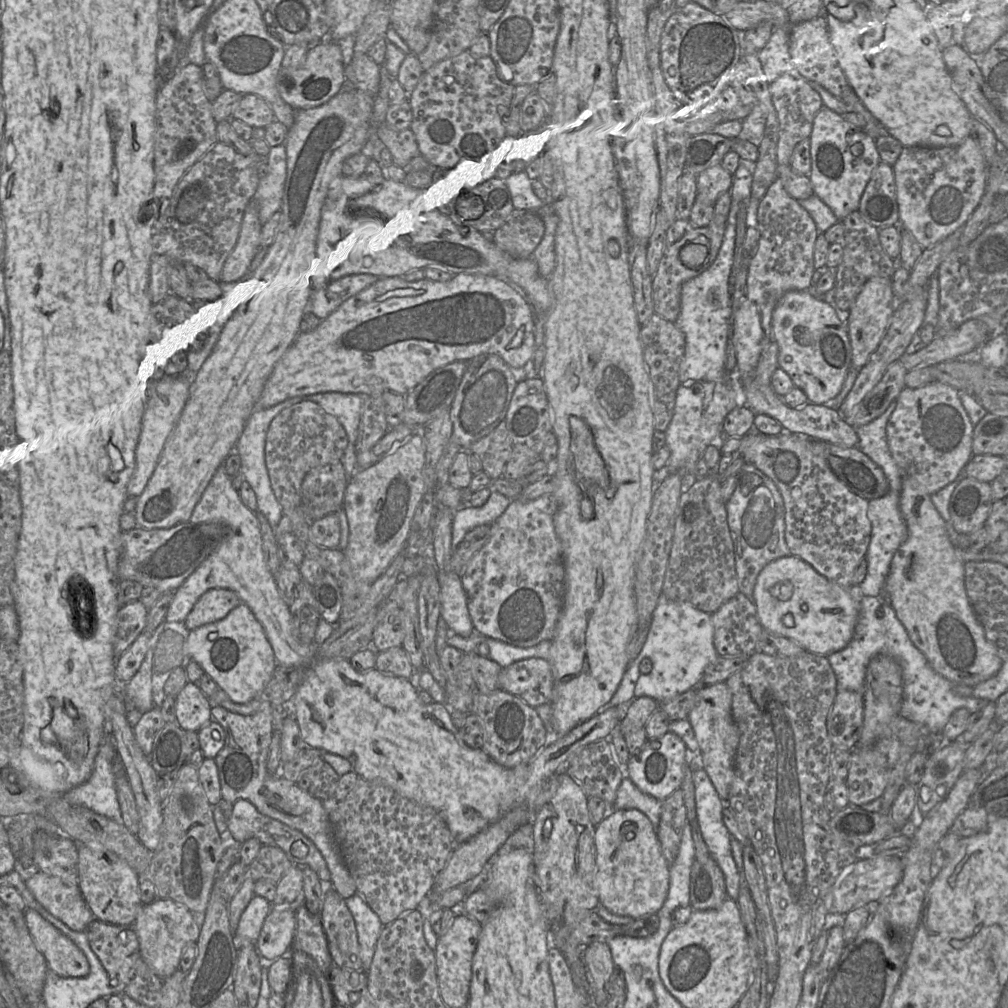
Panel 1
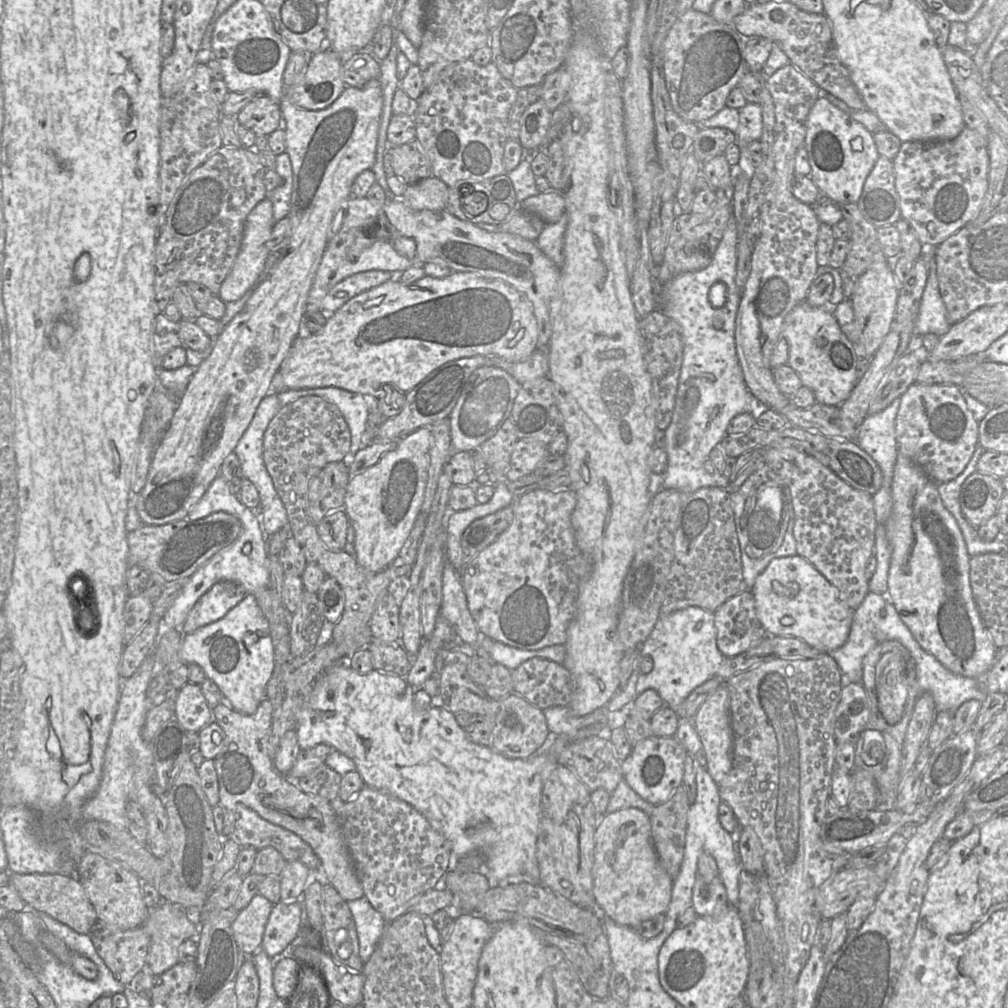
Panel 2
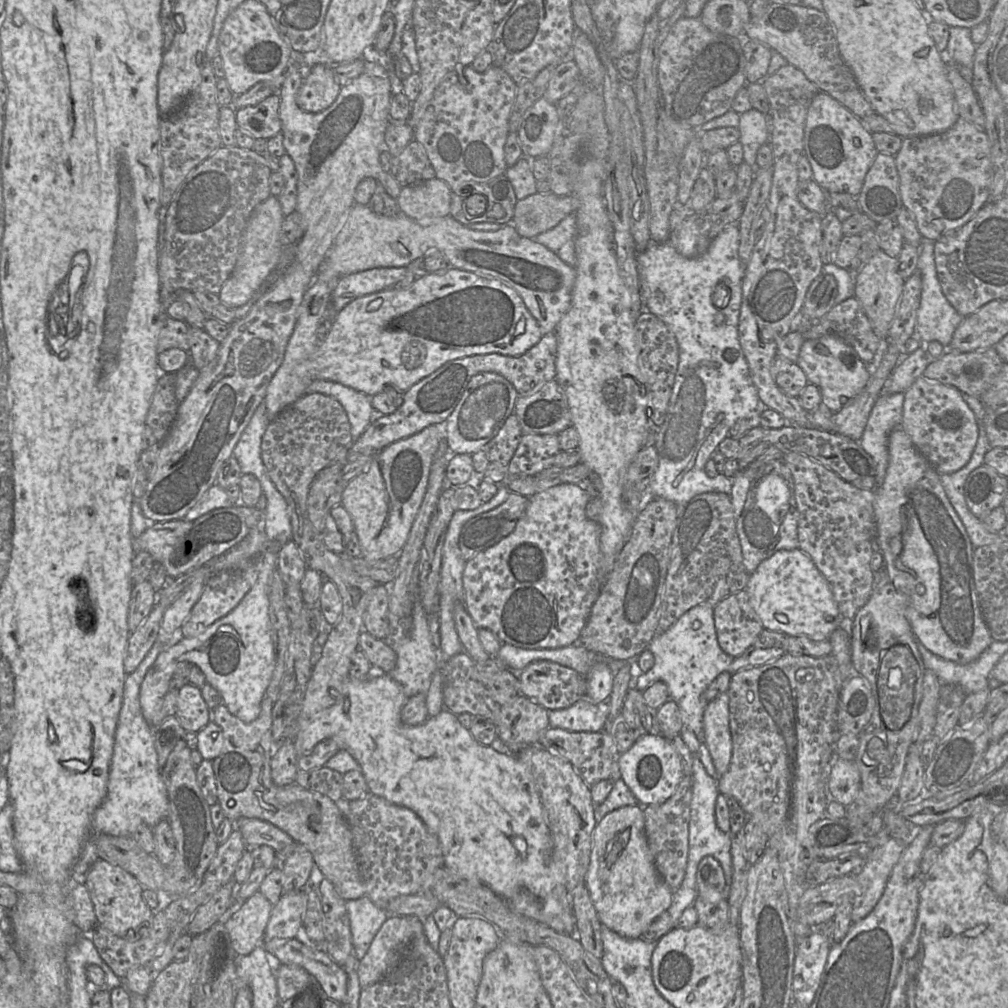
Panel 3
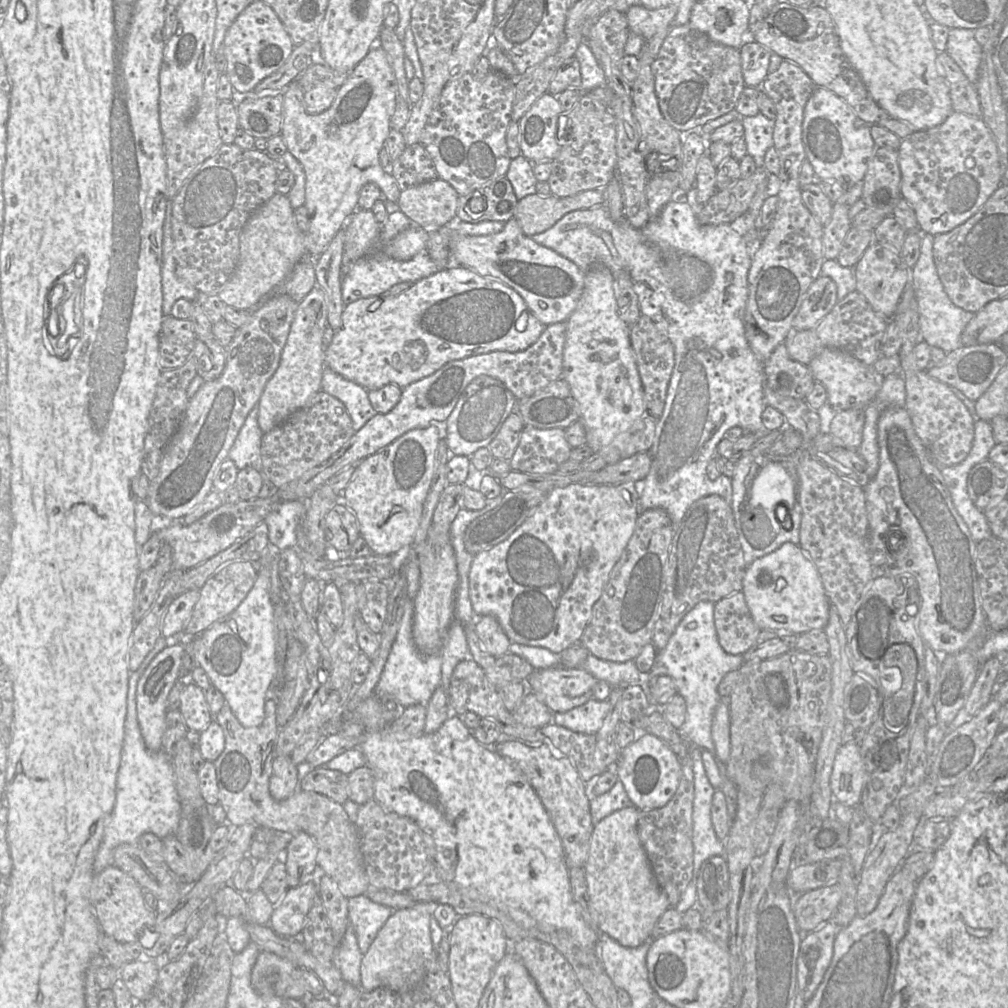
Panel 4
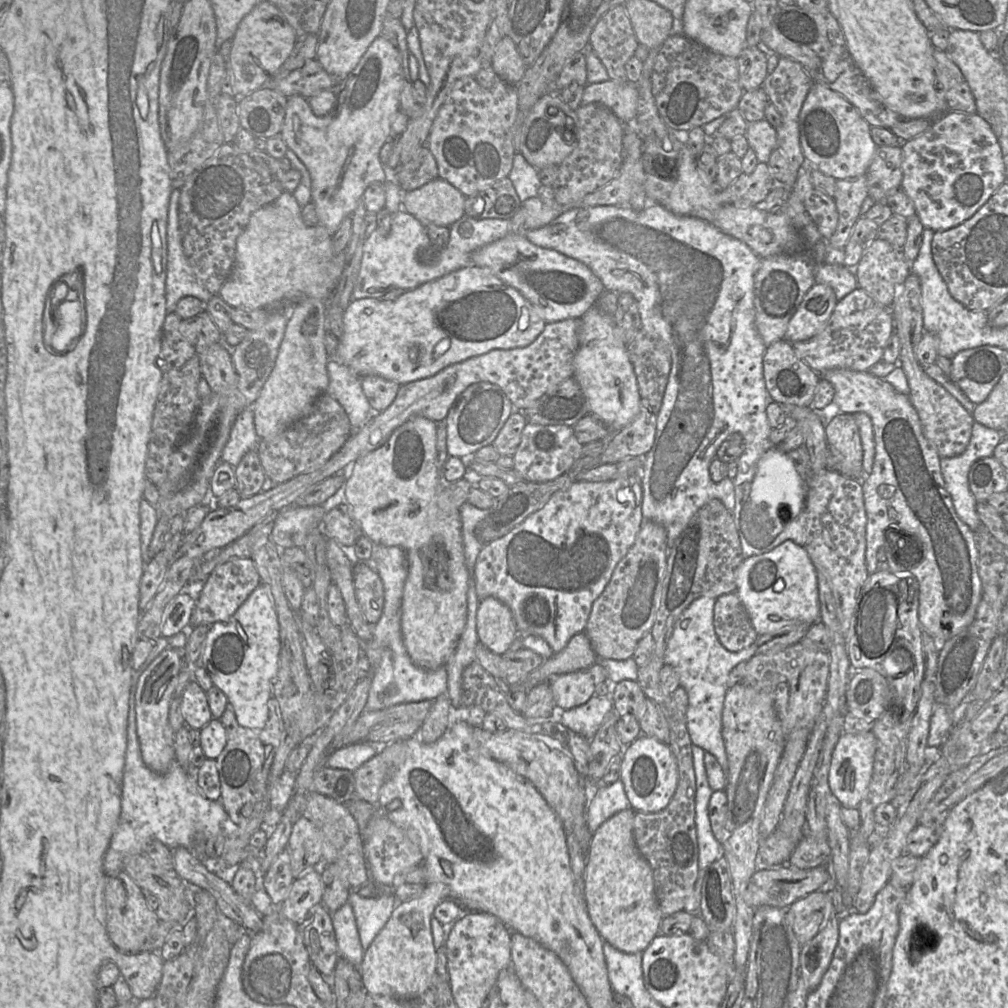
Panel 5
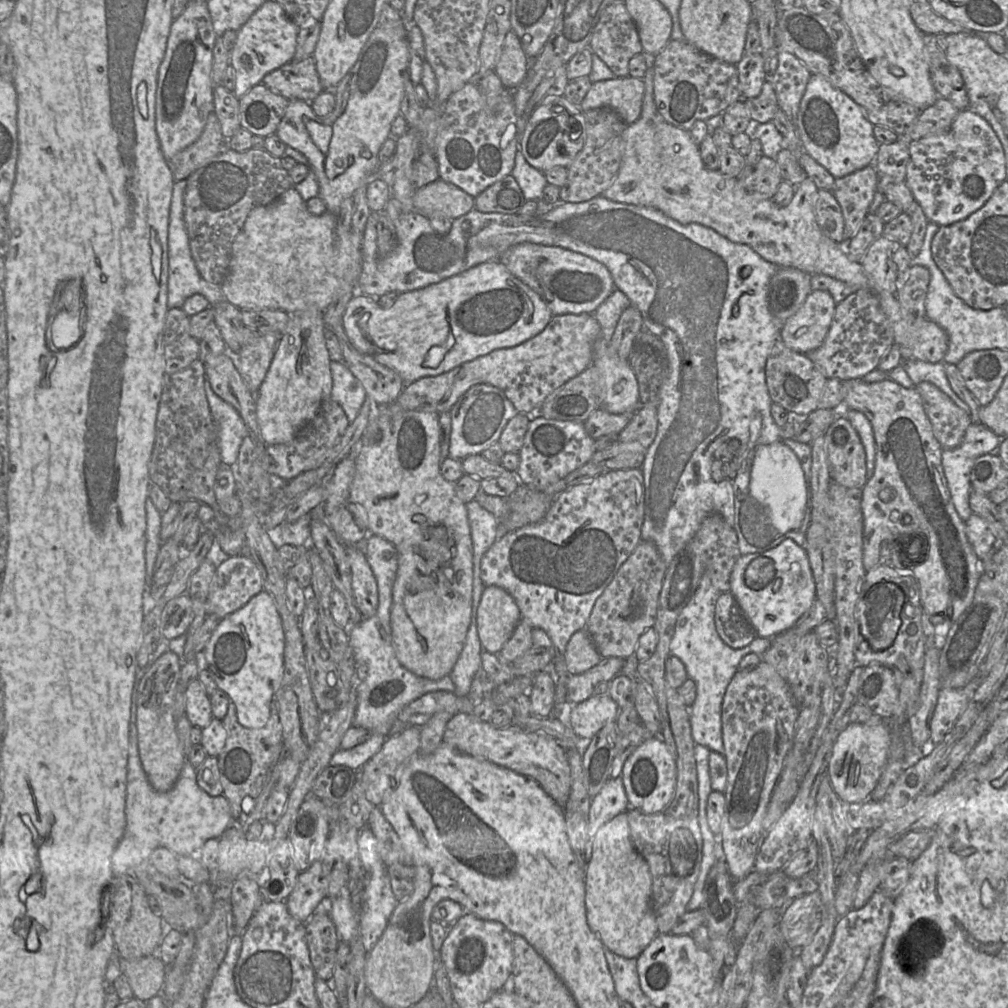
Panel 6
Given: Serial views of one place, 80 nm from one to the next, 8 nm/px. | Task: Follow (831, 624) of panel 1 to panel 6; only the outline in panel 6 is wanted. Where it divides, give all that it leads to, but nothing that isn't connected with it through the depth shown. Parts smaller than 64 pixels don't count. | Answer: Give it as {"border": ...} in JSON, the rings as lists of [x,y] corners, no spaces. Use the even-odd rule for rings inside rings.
{"border":[[[792,539],[761,553],[741,555],[734,564],[730,593],[757,636],[773,638],[786,632],[816,599],[816,583],[806,550]]]}

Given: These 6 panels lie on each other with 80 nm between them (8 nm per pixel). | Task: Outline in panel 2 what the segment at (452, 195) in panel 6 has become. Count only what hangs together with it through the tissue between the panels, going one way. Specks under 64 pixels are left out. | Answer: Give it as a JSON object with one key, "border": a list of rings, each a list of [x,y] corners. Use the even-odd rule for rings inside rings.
{"border":[[[432,176],[416,184],[407,185],[402,199],[410,208],[416,211],[445,210],[449,187],[440,179]]]}

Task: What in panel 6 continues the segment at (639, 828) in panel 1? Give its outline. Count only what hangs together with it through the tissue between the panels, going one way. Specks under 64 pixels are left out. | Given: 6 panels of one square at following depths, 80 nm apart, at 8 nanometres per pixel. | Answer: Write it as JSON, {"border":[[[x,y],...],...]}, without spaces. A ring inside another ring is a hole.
{"border":[[[626,812],[620,813],[597,831],[592,839],[592,856],[585,868],[587,922],[605,948],[632,959],[651,943],[658,934],[651,894],[649,866],[631,841]]]}

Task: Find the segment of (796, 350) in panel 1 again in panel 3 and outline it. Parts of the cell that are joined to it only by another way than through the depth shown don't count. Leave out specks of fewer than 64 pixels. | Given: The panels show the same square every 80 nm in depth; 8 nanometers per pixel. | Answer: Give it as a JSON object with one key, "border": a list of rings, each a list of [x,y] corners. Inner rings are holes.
{"border":[[[833,334],[805,340],[795,363],[805,373],[808,383],[814,384],[820,389],[822,404],[833,413],[839,411],[849,400],[859,395],[871,375],[871,367],[859,358],[849,344]]]}

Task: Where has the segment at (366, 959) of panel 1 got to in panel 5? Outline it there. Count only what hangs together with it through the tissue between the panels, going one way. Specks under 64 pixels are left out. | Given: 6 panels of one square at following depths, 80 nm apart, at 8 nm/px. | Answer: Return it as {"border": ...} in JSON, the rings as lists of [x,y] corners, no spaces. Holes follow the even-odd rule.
{"border":[[[380,886],[381,893],[375,898],[365,898],[351,891],[351,904],[359,933],[362,949],[366,951],[378,933],[387,923],[398,900],[392,886]]]}

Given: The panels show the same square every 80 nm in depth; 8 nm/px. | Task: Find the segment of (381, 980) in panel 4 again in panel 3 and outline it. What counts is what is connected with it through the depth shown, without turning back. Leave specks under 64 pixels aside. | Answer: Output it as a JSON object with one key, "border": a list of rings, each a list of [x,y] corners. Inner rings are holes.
{"border":[[[390,915],[360,960],[358,978],[361,989],[384,978],[415,935],[425,935],[422,919],[414,915]]]}

